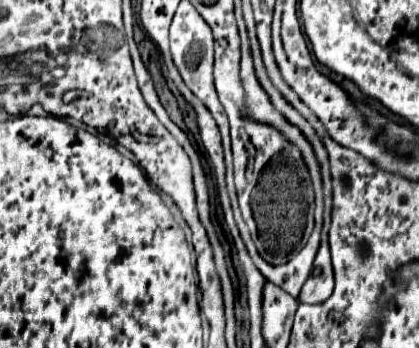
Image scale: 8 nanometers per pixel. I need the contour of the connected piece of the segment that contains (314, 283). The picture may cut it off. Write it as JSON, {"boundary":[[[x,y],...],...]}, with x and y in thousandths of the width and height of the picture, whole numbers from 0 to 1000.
{"boundary":[[[780,655],[766,667],[766,713],[752,741],[752,782],[737,793],[718,833],[718,868],[737,874],[766,874],[795,845],[795,764],[790,764],[790,736],[785,736],[785,695],[780,695]]]}

